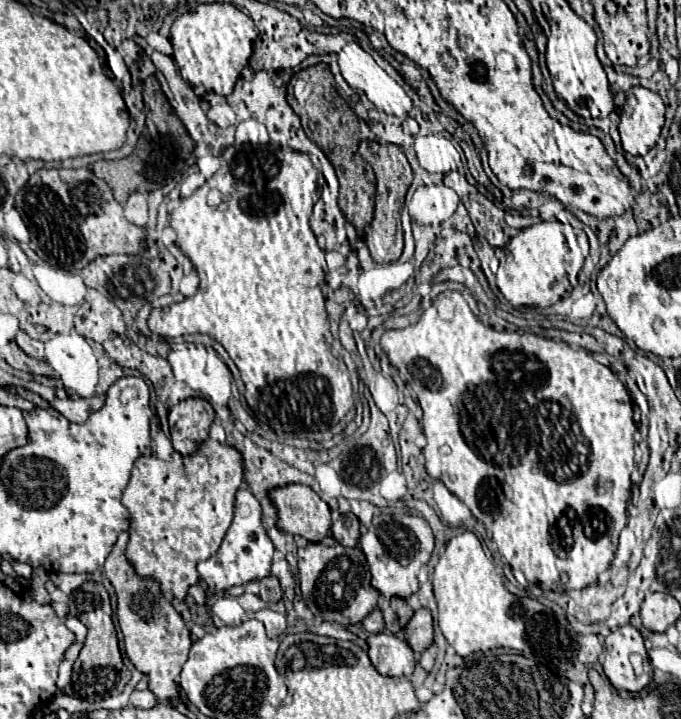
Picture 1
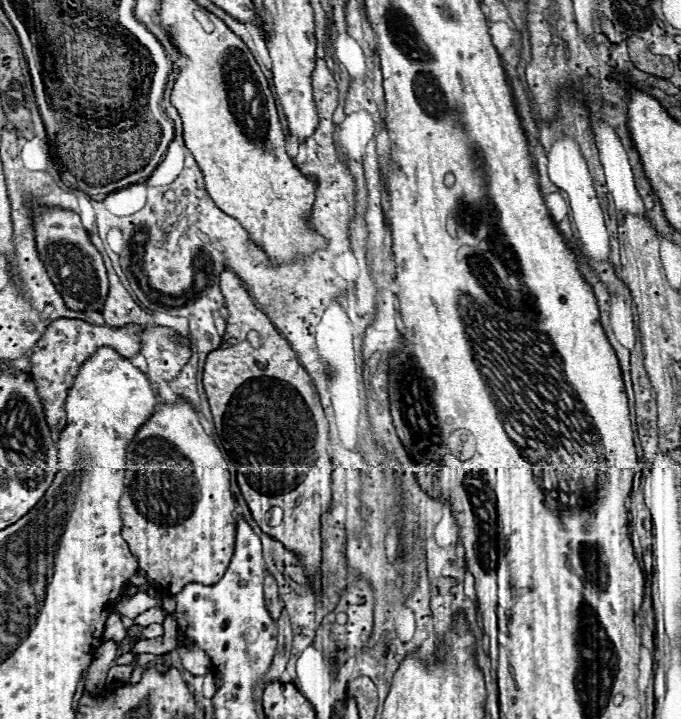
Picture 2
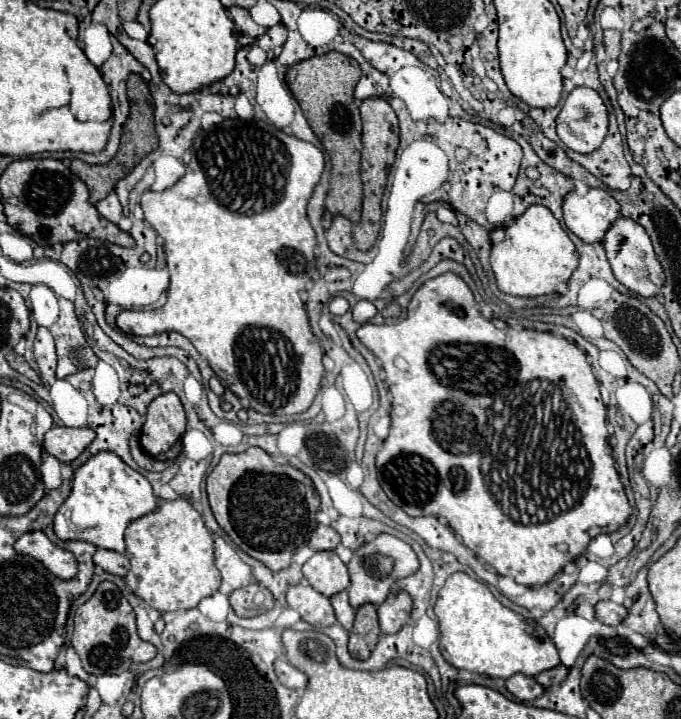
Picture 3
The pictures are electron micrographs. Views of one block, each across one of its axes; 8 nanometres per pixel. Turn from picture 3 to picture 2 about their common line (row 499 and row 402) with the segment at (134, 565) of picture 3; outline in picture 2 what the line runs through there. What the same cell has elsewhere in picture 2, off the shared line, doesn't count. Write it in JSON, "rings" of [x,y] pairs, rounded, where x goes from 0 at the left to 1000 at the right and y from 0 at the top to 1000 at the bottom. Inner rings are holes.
{"rings":[[[261,556],[258,562],[250,562],[250,565],[232,565],[229,573],[217,581],[217,587],[203,598],[203,604],[197,606],[197,612],[191,615],[188,620],[188,637],[185,637],[185,662],[182,662],[182,687],[179,687],[179,695],[176,695],[176,709],[179,709],[179,745],[182,751],[188,754],[194,771],[203,776],[203,784],[206,790],[235,815],[241,818],[247,826],[261,826],[273,812],[279,809],[291,809],[291,812],[317,812],[338,779],[341,779],[341,768],[344,768],[344,743],[347,743],[347,723],[341,720],[341,709],[347,707],[347,698],[344,698],[344,690],[338,684],[338,656],[335,654],[335,643],[329,637],[325,626],[320,626],[320,620],[311,615],[311,609],[300,601],[285,567],[270,559],[270,556]]]}

